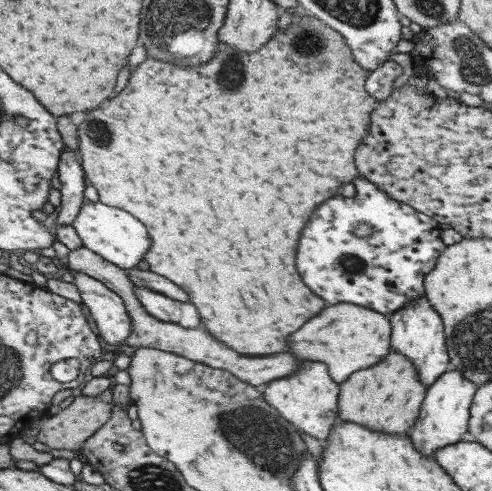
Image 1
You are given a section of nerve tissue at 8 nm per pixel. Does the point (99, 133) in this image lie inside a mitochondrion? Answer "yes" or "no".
yes

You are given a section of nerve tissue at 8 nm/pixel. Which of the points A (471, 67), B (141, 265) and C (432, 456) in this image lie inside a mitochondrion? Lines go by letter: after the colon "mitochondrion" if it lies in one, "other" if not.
A: mitochondrion
B: other
C: other

